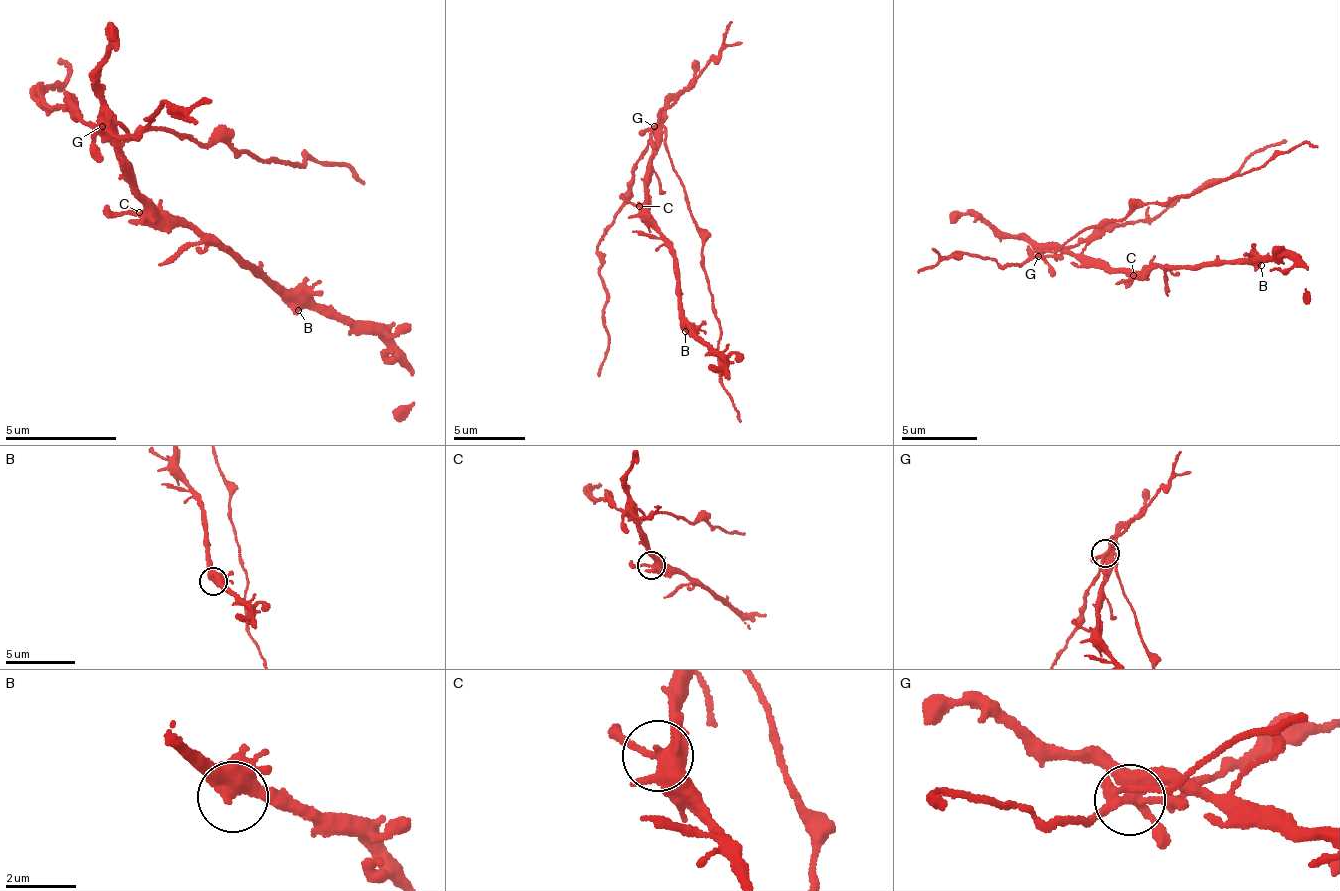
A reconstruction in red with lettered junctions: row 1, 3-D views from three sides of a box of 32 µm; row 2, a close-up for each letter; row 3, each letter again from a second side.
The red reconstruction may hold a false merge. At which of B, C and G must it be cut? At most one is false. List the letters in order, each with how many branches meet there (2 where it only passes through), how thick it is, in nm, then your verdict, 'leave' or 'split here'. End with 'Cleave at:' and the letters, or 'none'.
B: branches 4; calibre 360 nm; leave
C: branches 5; calibre 400 nm; leave
G: branches 5; calibre 400 nm; split here
Cleave at: G

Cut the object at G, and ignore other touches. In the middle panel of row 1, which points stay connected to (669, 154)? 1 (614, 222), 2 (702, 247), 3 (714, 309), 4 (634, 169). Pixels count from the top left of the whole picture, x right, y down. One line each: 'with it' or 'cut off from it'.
1: with it
2: with it
3: with it
4: with it

